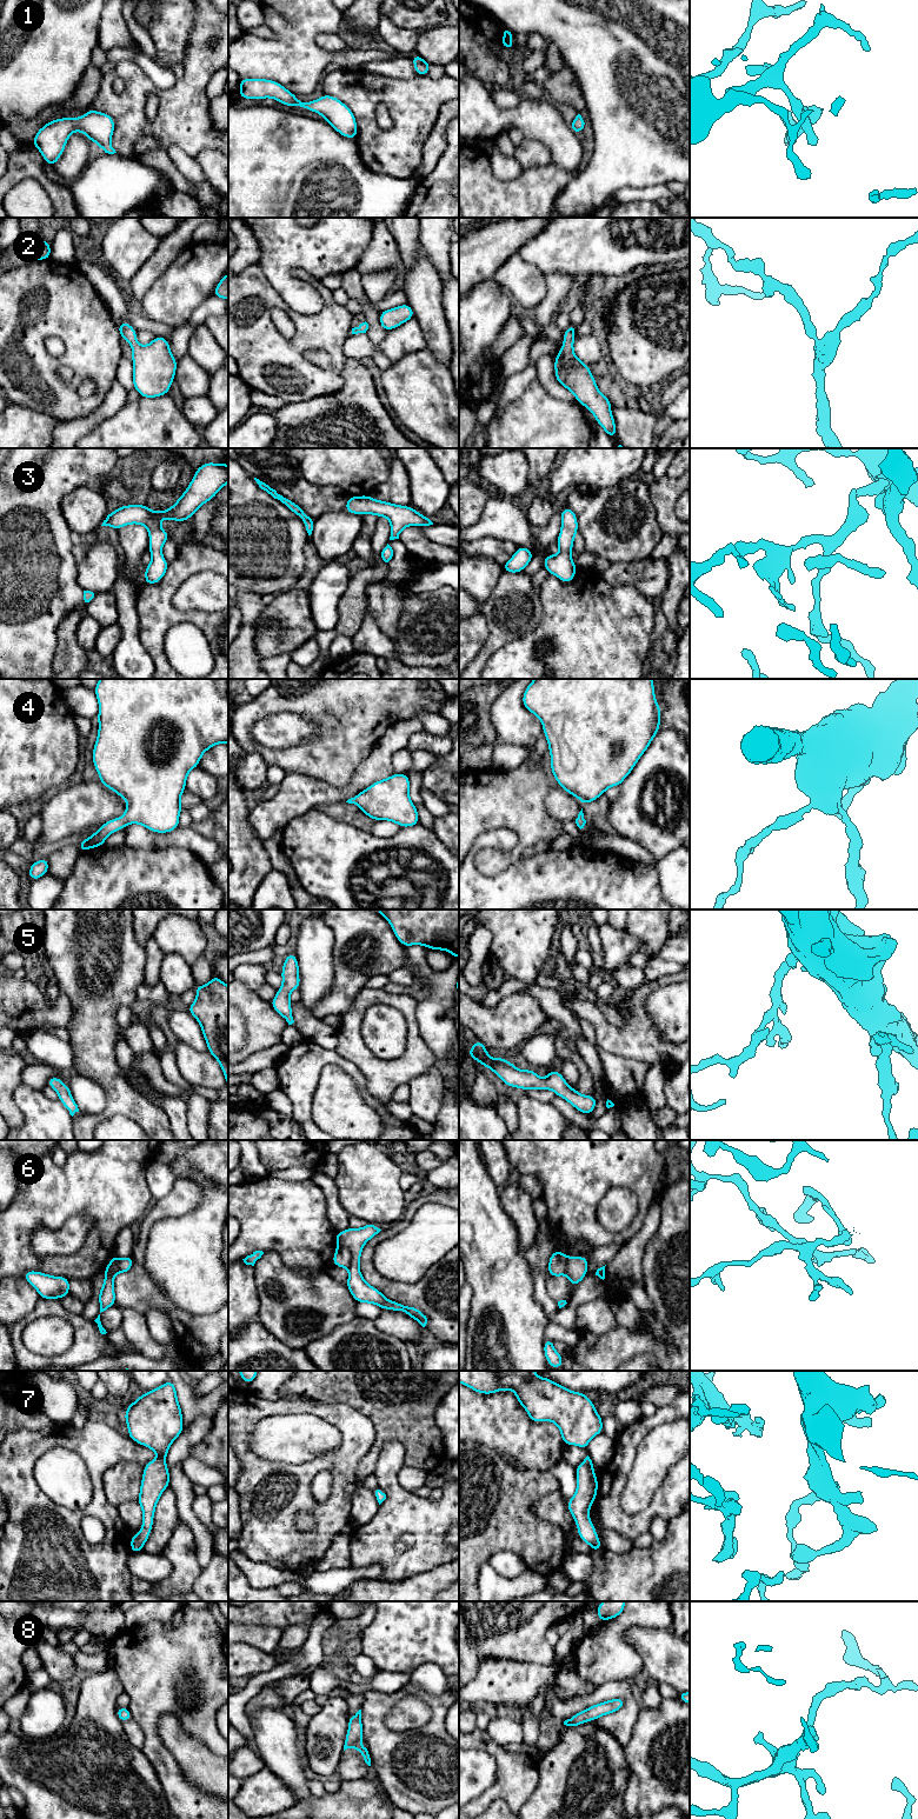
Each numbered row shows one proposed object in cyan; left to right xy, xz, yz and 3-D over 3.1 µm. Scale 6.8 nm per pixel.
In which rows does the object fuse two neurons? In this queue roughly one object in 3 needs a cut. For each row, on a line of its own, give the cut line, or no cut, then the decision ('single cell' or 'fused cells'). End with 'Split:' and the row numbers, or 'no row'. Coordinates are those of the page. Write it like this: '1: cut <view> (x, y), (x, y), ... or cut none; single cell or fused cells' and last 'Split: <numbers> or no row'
1: cut none; single cell
2: cut none; single cell
3: cut none; single cell
4: cut none; single cell
5: cut none; single cell
6: cut xz (338, 1246), (345, 1246), (351, 1253), (351, 1264), (347, 1268); fused cells
7: cut none; single cell
8: cut none; single cell
Split: 6

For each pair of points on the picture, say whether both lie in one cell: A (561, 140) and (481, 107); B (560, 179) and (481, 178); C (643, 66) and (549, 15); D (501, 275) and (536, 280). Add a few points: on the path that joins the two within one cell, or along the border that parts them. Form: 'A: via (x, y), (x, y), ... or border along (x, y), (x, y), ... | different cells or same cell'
A: via (541, 120), (536, 118), (501, 118) | same cell
B: via (540, 186), (537, 188), (501, 188) | same cell
C: via (619, 42), (592, 15), (572, 15) | same cell
D: via (510, 275), (527, 280) | same cell

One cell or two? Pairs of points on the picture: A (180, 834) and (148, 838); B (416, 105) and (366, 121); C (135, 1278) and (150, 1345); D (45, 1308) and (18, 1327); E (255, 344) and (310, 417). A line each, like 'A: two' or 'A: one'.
A: one
B: one
C: two
D: one
E: two

